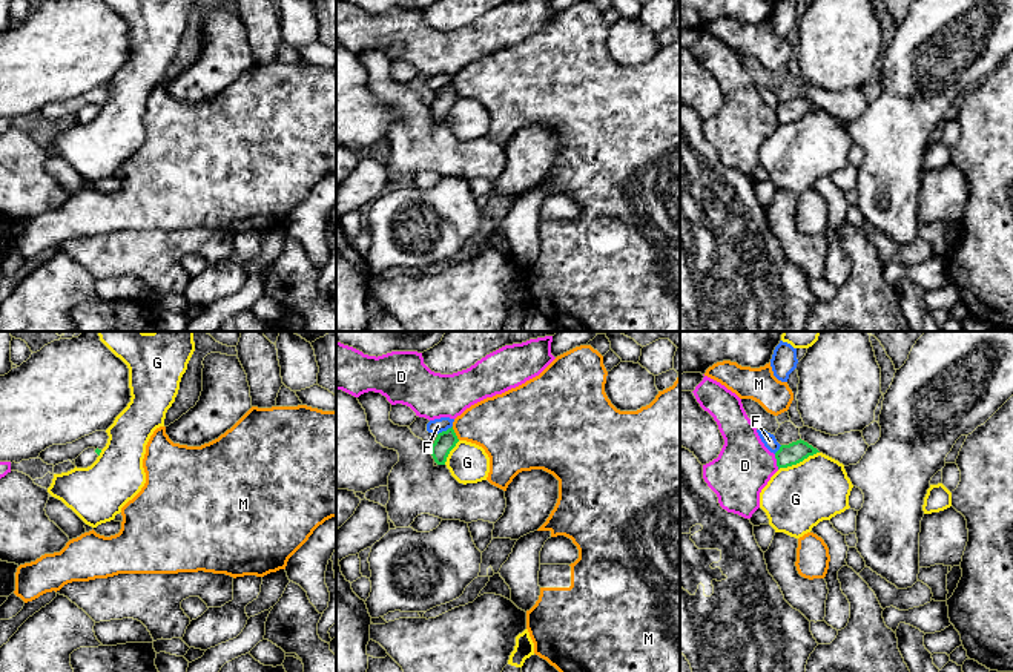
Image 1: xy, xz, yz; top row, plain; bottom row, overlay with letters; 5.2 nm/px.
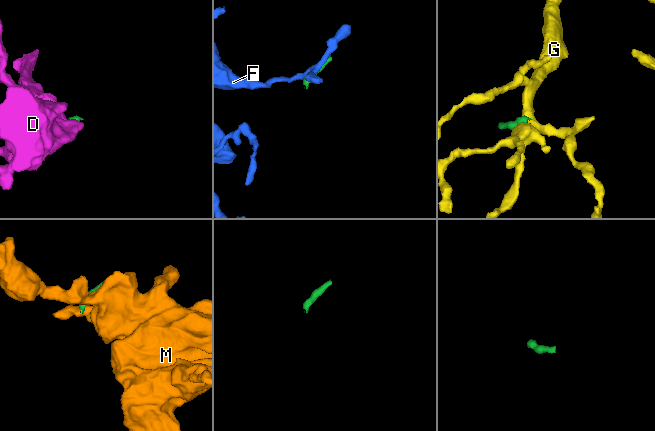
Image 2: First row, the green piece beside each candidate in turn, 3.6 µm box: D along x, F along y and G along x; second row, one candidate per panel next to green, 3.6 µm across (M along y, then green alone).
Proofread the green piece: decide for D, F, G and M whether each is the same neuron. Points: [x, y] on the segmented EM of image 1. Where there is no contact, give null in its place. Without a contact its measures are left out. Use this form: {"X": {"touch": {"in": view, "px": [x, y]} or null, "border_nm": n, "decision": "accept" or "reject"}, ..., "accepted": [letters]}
{"D": {"touch": {"in": "yz", "px": [777, 462]}, "border_nm": 80, "decision": "reject"}, "F": {"touch": {"in": "xz", "px": [444, 431]}, "border_nm": 90, "decision": "reject"}, "G": {"touch": {"in": "yz", "px": [798, 462]}, "border_nm": 240, "decision": "reject"}, "M": {"touch": {"in": "xz", "px": [455, 433]}, "border_nm": 80, "decision": "reject"}, "accepted": []}

